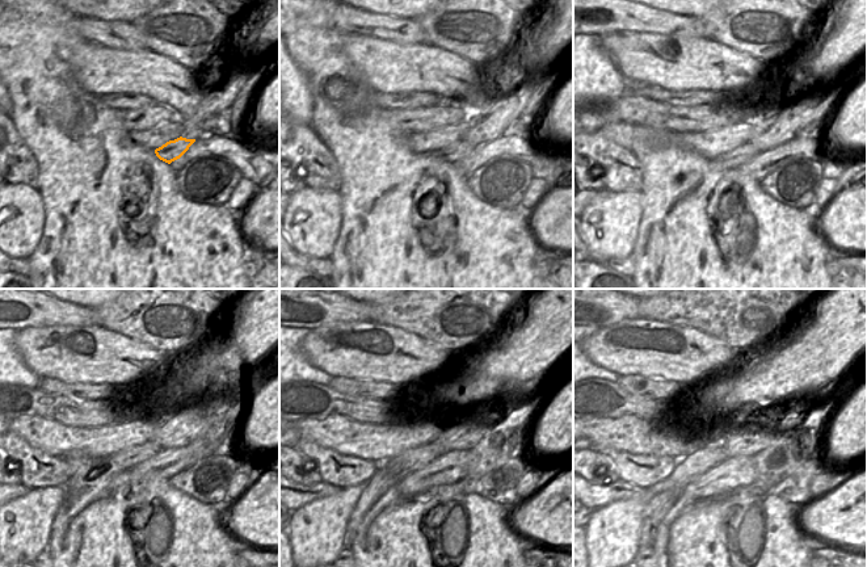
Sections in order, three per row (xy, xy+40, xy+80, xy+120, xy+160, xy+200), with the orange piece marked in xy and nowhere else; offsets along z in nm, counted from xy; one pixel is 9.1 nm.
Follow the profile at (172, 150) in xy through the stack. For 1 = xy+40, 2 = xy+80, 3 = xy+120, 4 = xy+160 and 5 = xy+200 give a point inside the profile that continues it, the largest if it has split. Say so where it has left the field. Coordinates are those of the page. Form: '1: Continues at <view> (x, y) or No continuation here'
1: Continues at xy+40 (458, 150)
2: Continues at xy+80 (733, 159)
3: Continues at xy+120 (125, 460)
4: Continues at xy+160 (388, 473)
5: Continues at xy+200 (666, 492).

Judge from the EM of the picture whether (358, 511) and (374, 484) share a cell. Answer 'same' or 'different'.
same

